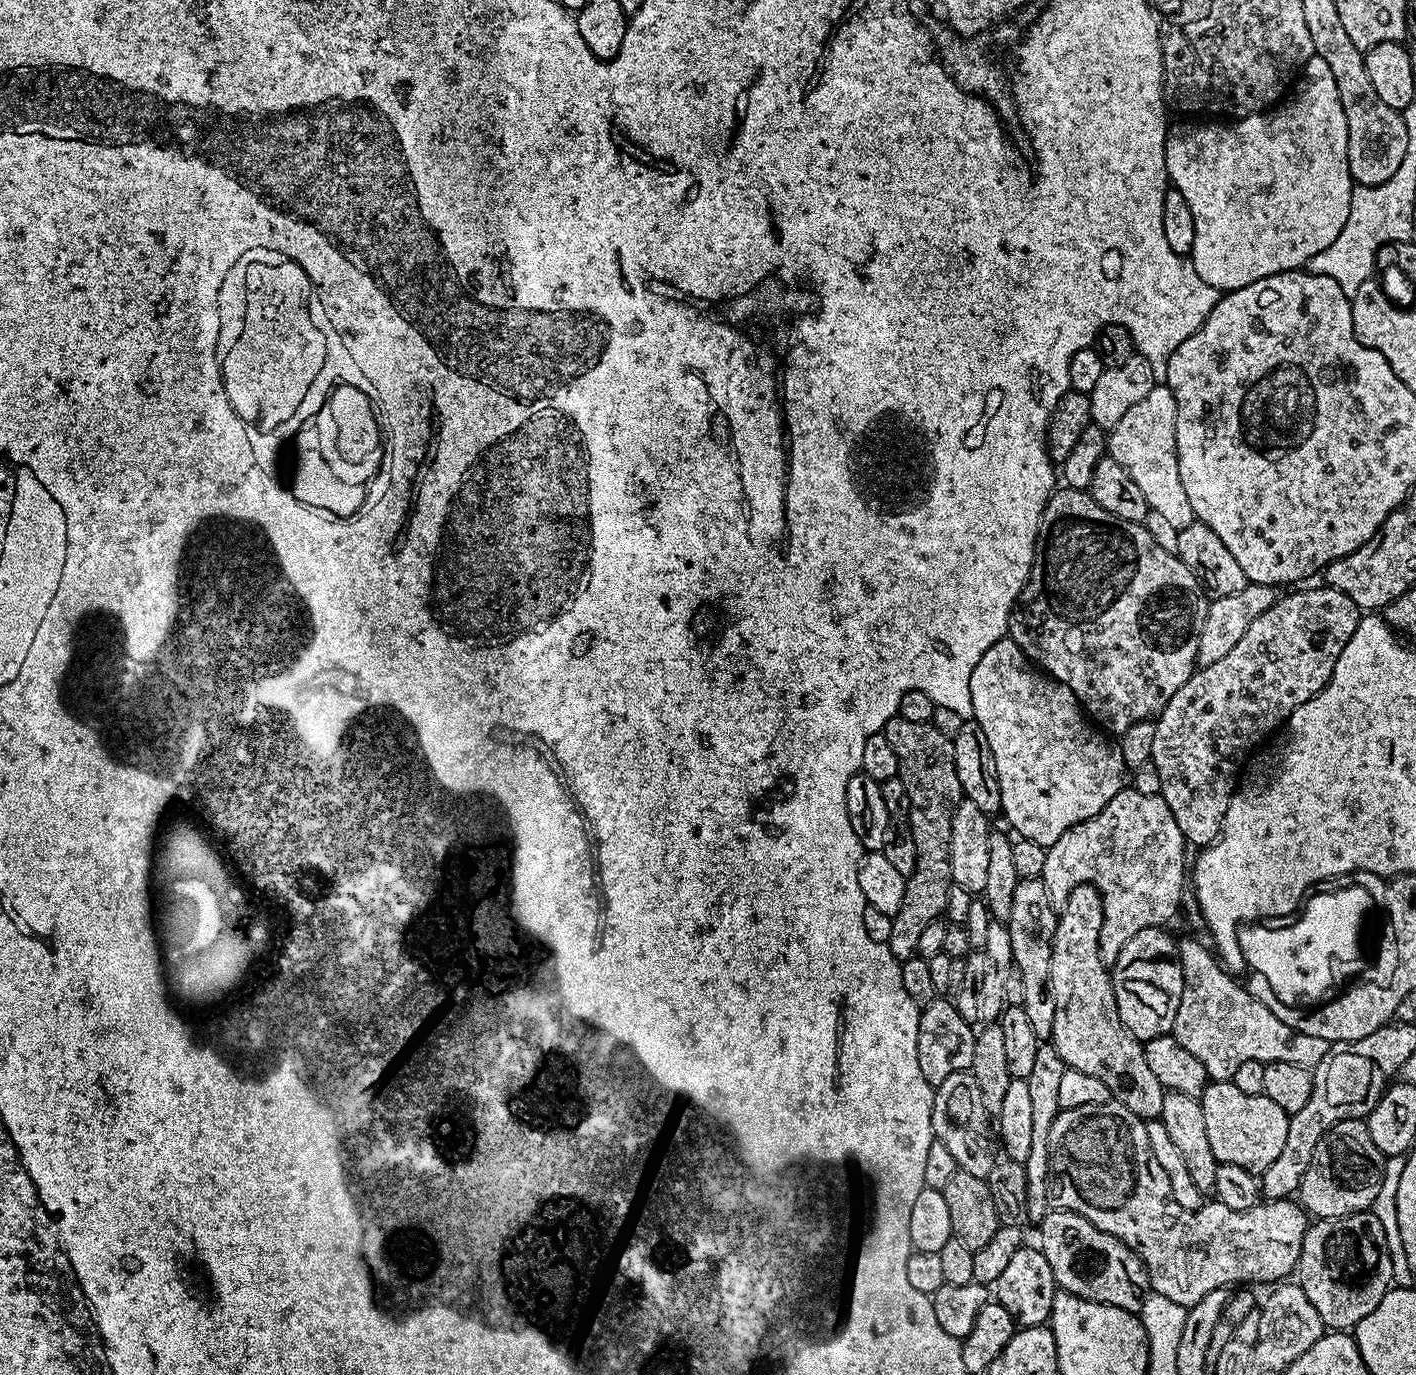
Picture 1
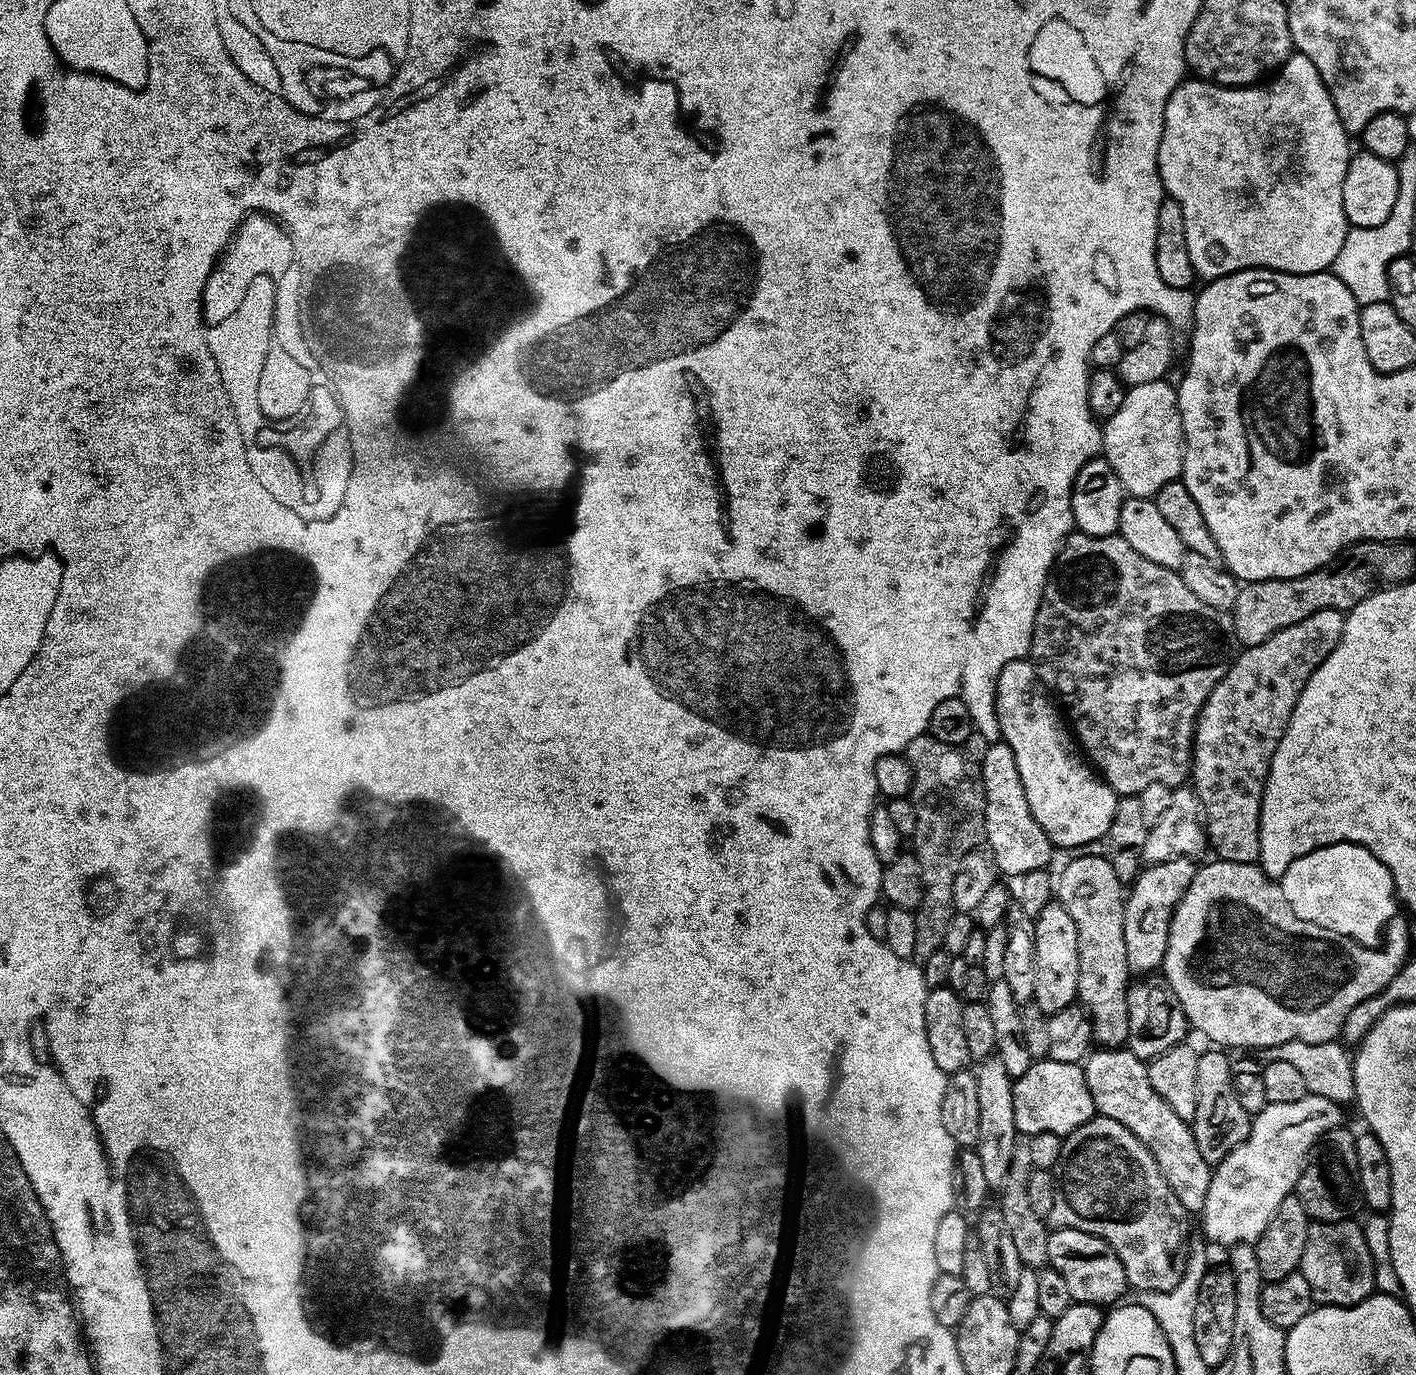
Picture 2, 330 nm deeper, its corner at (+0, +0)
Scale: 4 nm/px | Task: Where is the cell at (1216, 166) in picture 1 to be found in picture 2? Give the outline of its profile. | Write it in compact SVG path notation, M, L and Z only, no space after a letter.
M1293 51L1287 62L1267 82L1247 88L1223 88L1221 84L1199 78L1188 78L1179 84L1174 94L1170 94L1170 102L1166 102L1162 142L1158 146L1158 170L1165 193L1176 200L1178 206L1182 206L1182 218L1186 222L1186 247L1190 249L1190 262L1197 277L1205 281L1217 280L1220 276L1228 276L1244 268L1270 268L1274 272L1293 272L1295 276L1331 269L1350 227L1342 206L1342 182L1346 182L1350 159L1348 140L1350 134L1342 126L1338 110L1334 110L1334 102L1318 70L1314 70L1314 62L1310 62L1310 58L1301 52Z

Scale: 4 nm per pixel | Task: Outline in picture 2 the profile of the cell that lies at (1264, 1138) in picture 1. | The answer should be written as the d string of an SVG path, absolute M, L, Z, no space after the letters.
M1212 1050L1216 1052L1200 1052L1198 1058L1198 1110L1192 1119L1192 1133L1198 1142L1198 1151L1202 1158L1213 1166L1221 1164L1234 1150L1248 1137L1248 1131L1252 1128L1250 1114L1242 1110L1238 1098L1234 1098L1234 1090L1230 1086L1230 1056L1224 1050Z

